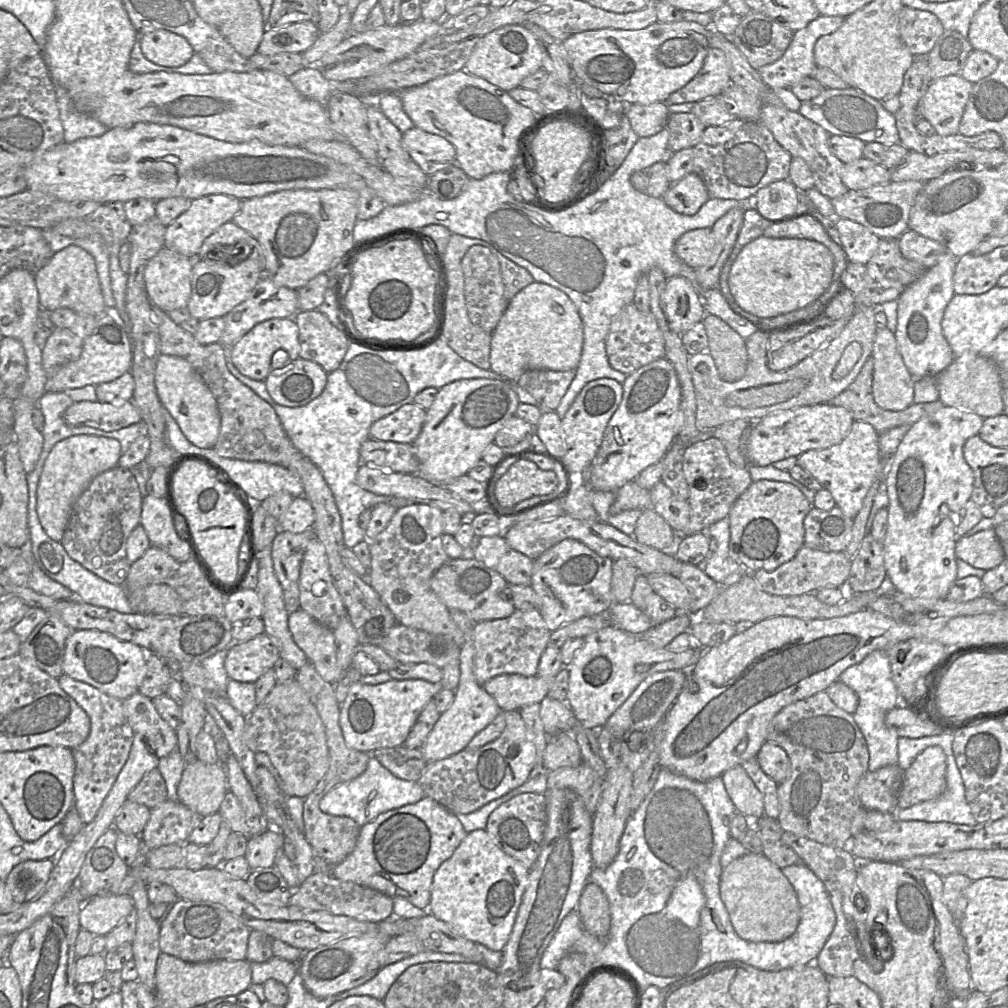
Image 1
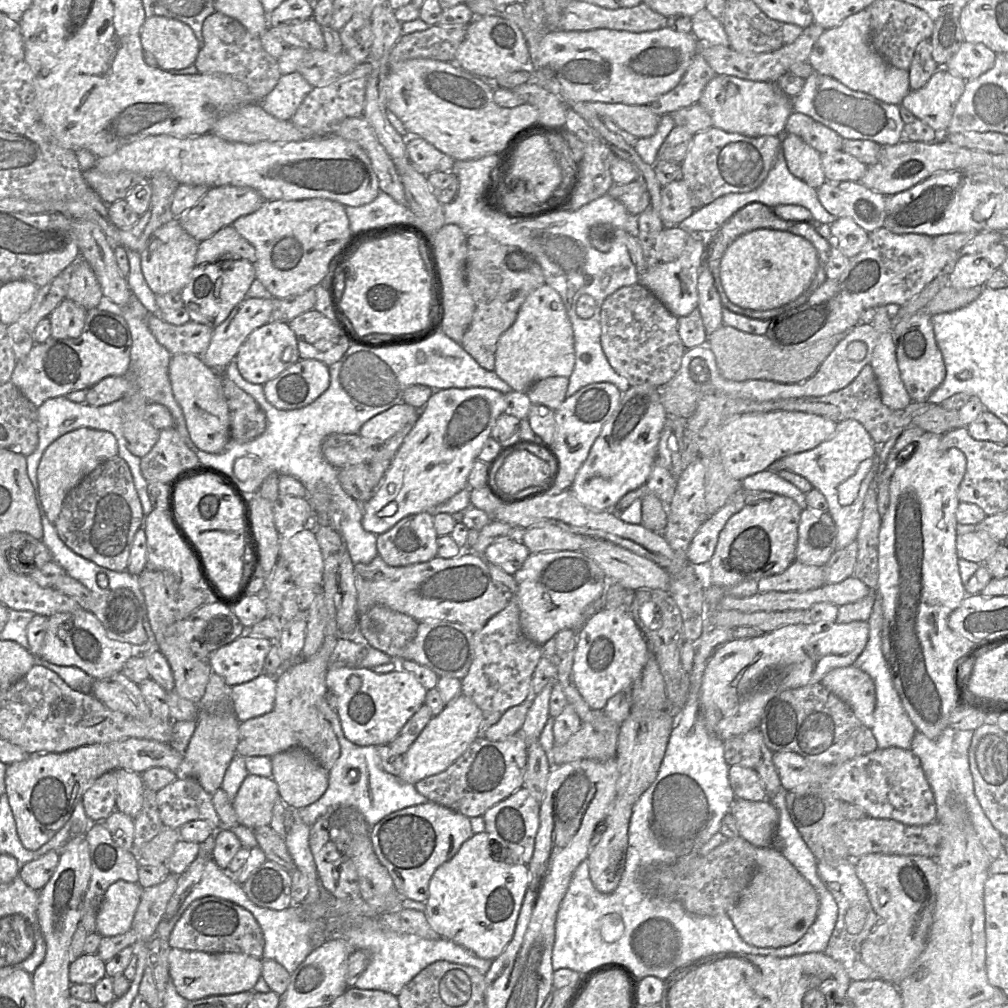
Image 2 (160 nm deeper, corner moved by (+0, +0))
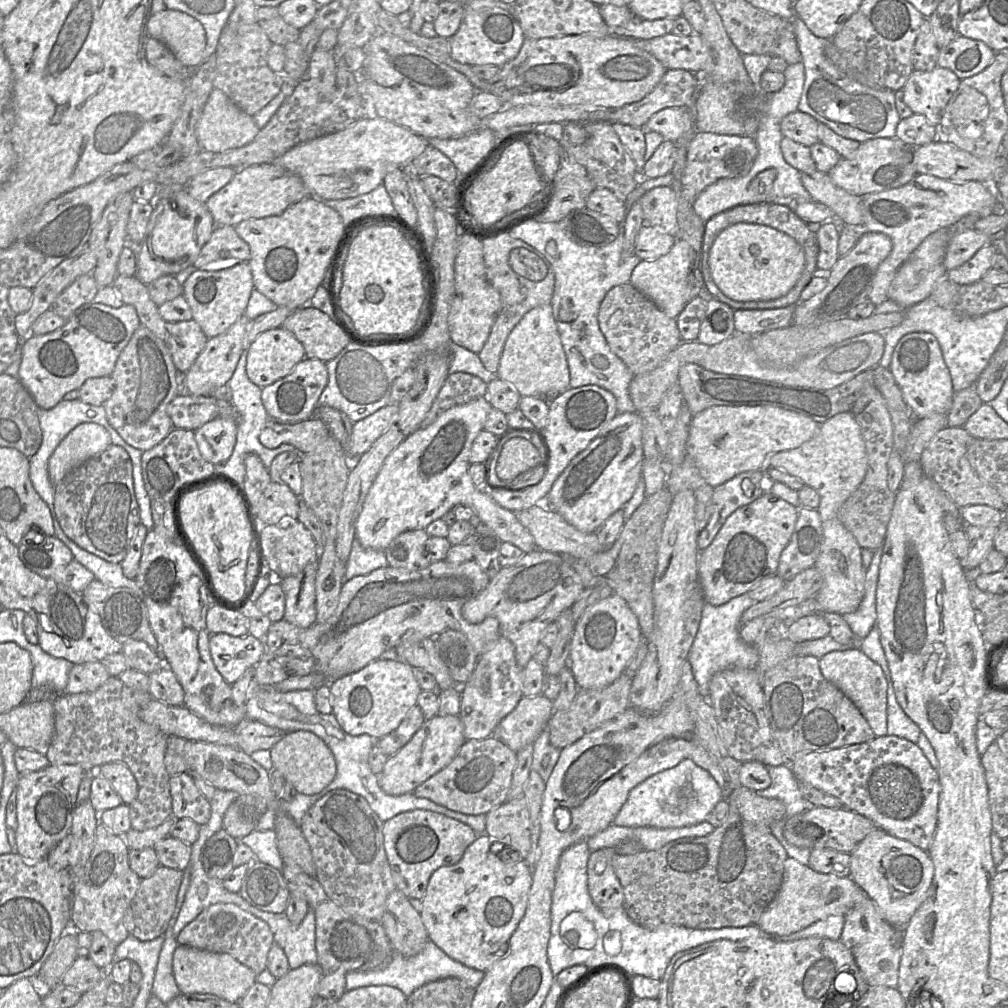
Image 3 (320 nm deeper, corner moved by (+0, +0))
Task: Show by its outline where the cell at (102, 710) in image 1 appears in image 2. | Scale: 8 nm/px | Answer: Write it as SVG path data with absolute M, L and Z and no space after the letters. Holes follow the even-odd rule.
M110 771L96 779L82 795L86 815L94 822L103 822L116 810L117 779Z

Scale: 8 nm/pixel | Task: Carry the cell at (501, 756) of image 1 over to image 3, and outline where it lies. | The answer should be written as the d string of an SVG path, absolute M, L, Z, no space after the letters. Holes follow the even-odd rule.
M494 735L483 740L466 740L454 759L413 793L451 811L467 815L487 814L507 801L516 765L517 753Z

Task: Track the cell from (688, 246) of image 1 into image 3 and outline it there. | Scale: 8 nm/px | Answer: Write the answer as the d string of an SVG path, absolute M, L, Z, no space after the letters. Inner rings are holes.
M644 225L640 229L634 253L642 260L654 260L667 254L677 238L660 227Z

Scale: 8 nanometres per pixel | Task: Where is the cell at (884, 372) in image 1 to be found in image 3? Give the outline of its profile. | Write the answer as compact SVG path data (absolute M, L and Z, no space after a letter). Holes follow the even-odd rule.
M917 173L907 184L863 196L863 230L886 234L892 241L890 254L880 263L869 299L875 306L888 299L888 289L900 265L931 233L955 224L969 214L987 216L999 208L995 190L981 181L953 182Z

